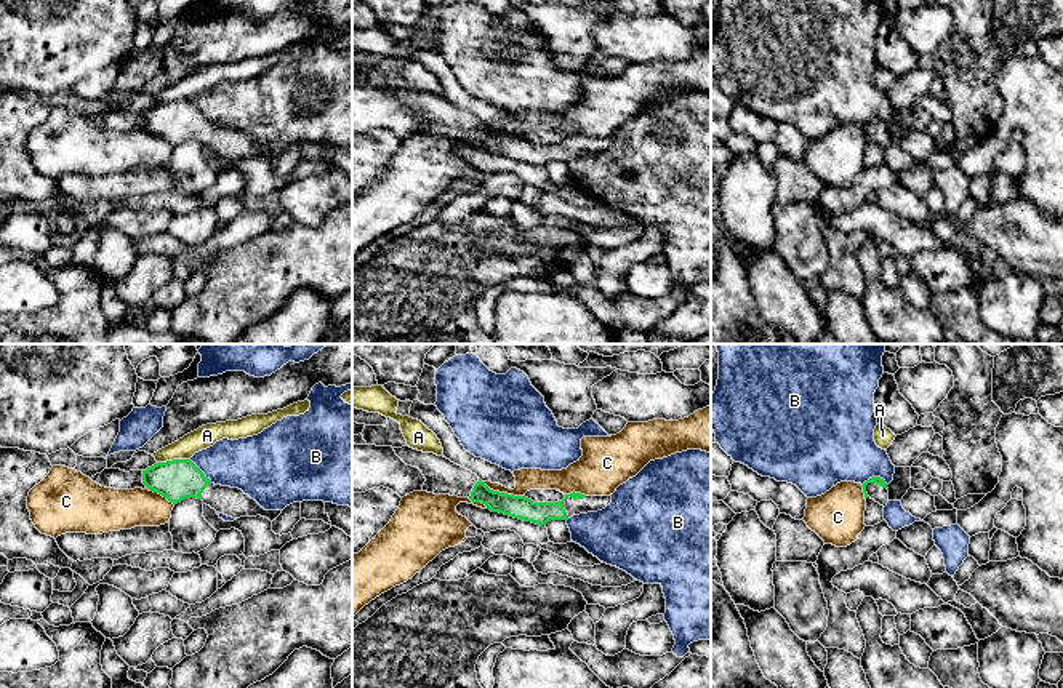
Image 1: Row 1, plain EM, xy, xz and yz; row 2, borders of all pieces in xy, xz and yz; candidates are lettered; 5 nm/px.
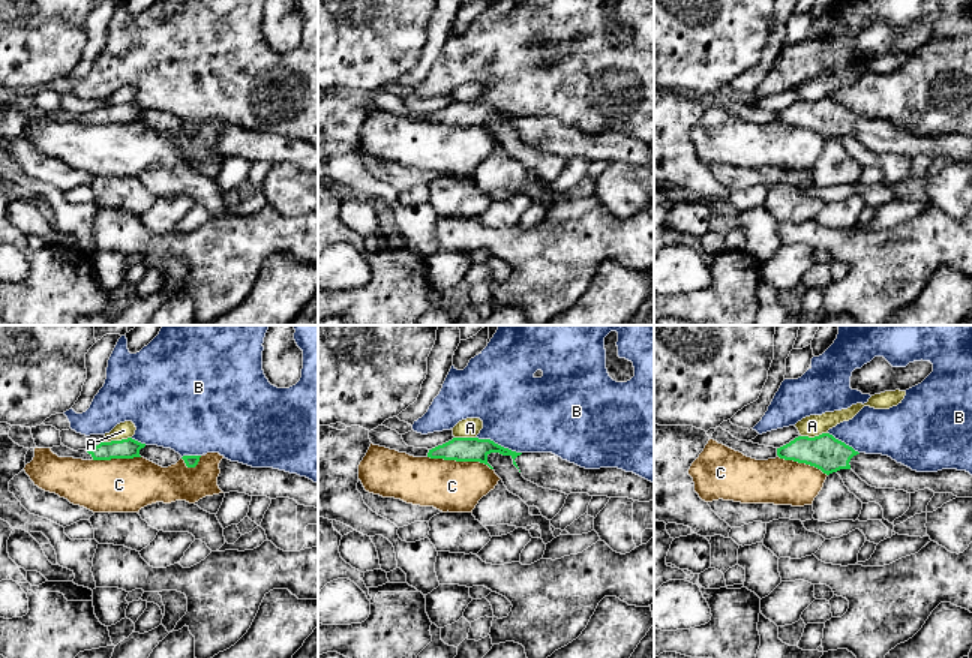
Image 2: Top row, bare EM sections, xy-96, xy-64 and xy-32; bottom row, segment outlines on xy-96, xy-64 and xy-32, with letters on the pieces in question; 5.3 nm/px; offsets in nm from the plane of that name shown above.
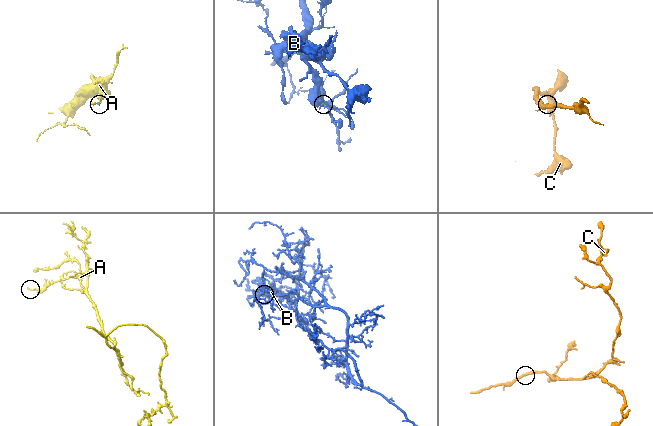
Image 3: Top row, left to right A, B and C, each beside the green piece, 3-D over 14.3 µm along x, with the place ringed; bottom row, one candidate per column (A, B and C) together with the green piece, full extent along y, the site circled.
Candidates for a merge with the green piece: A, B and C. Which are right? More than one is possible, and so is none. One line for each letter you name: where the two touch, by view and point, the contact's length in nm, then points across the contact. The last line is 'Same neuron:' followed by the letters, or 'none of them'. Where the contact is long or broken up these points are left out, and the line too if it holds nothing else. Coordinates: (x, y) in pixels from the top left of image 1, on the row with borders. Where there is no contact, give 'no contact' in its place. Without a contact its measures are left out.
Same neuron: none of them

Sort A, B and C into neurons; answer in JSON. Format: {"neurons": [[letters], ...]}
{"neurons": [["A"], ["B"], ["C"]]}

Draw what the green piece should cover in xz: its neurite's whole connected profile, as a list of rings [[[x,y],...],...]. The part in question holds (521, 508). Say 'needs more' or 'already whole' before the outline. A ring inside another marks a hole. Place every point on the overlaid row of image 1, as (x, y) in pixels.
needs more; [[[410,446],[394,448],[395,454],[411,467],[418,467],[426,482],[421,491],[469,498],[482,502],[491,512],[499,512],[523,522],[546,525],[549,520],[568,520],[573,515],[597,512],[610,506],[610,496],[584,496],[570,493],[559,502],[533,502],[525,496],[514,496],[490,490],[471,470],[434,453],[423,453]]]

